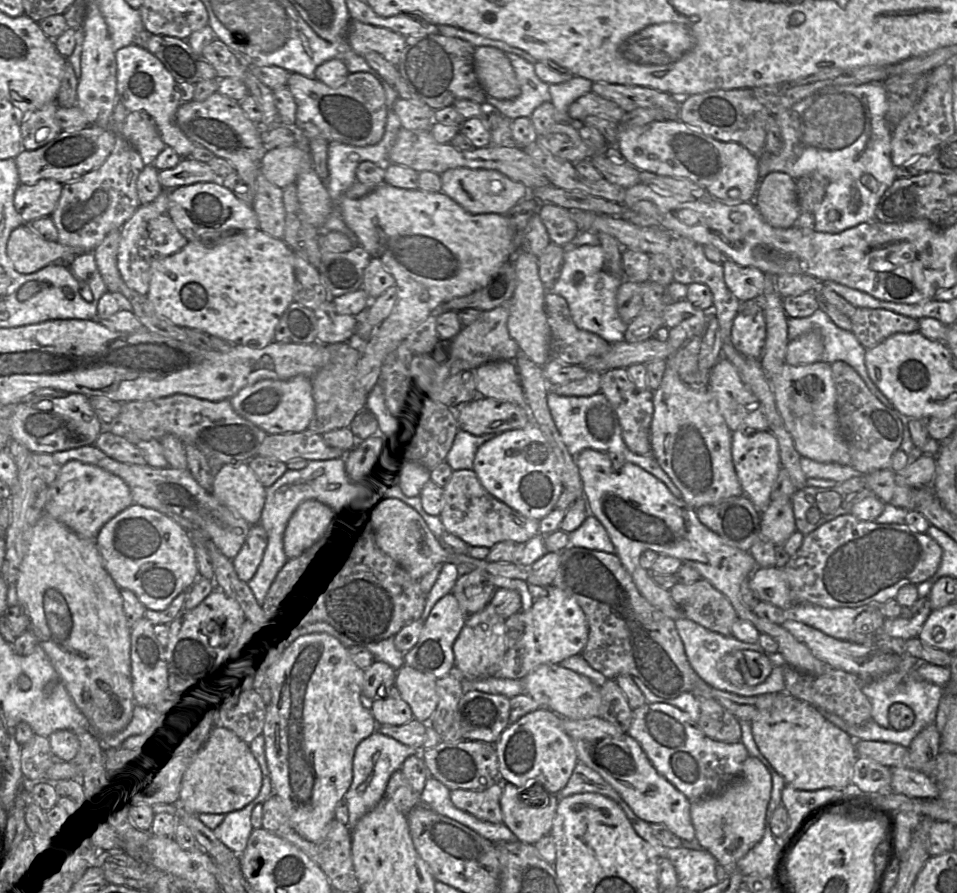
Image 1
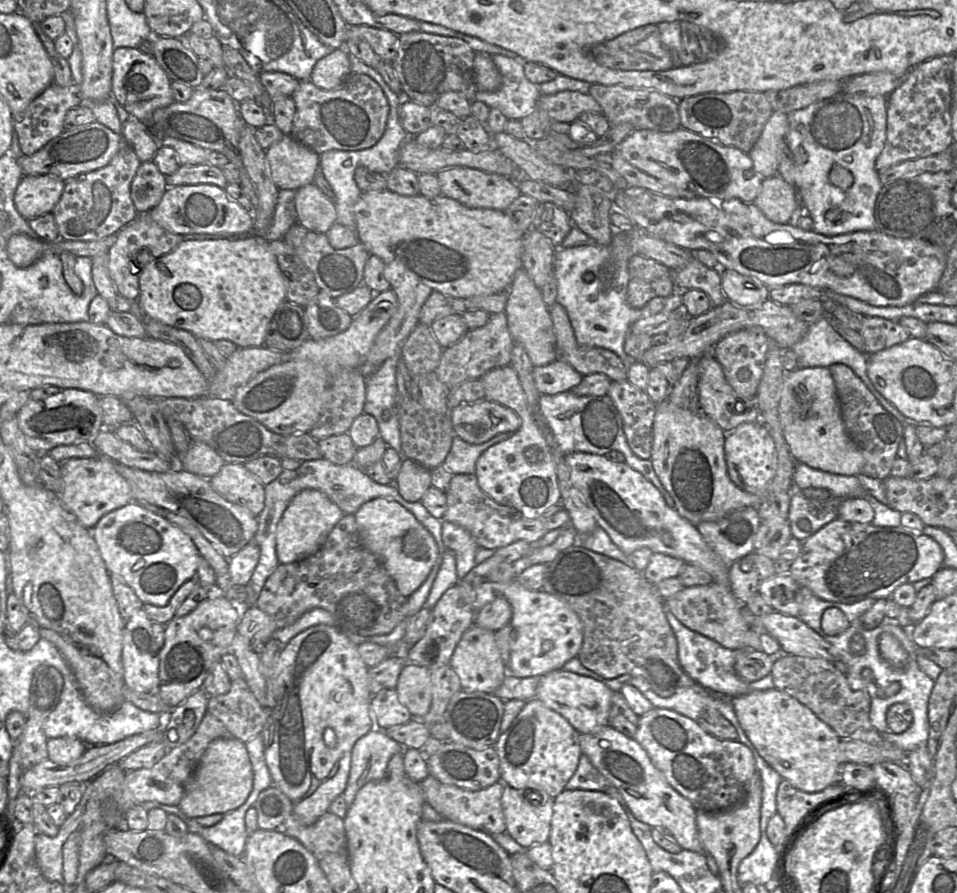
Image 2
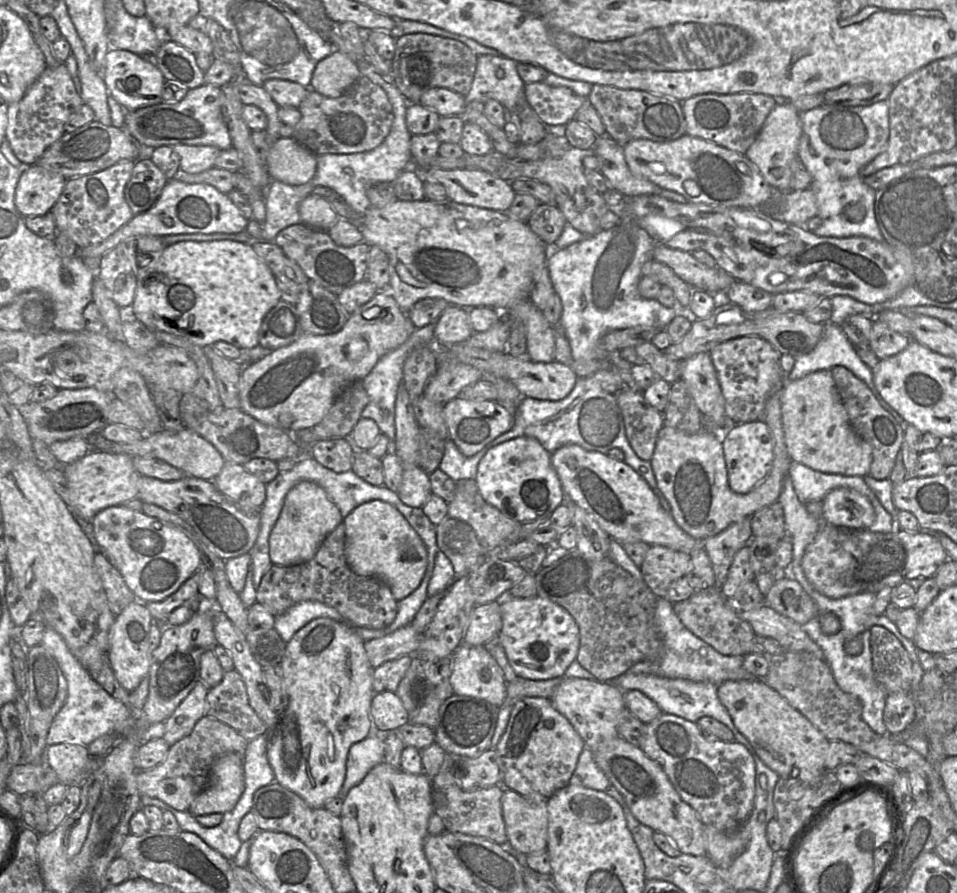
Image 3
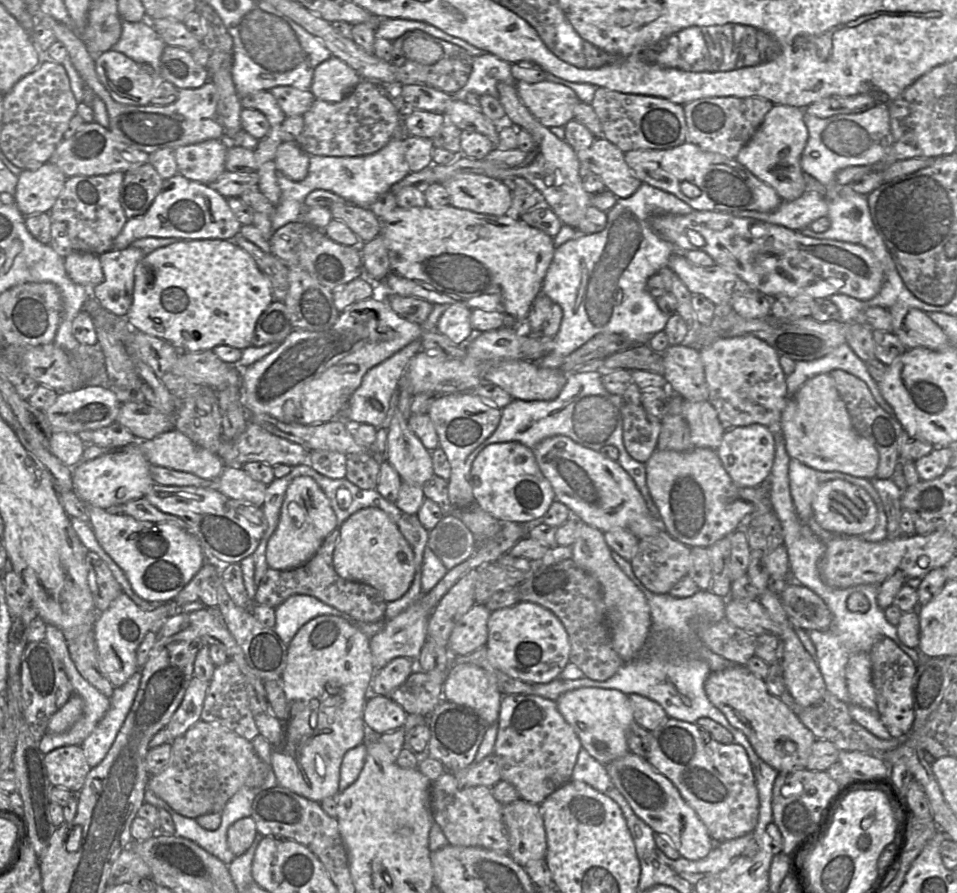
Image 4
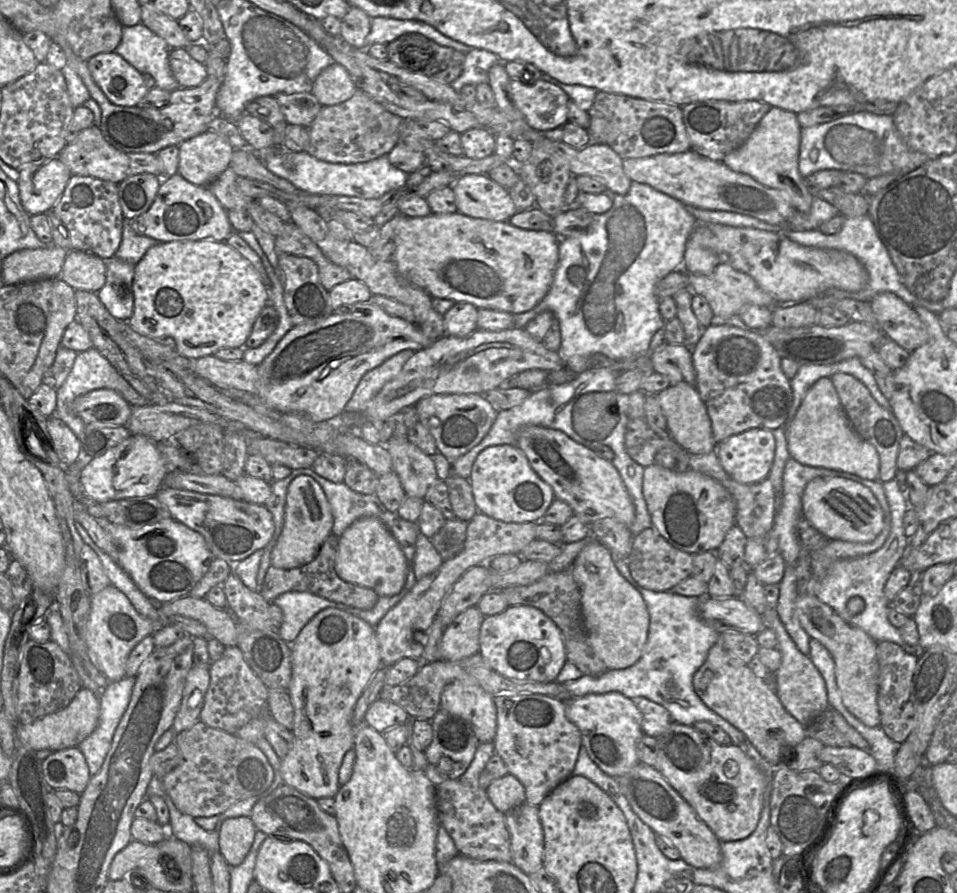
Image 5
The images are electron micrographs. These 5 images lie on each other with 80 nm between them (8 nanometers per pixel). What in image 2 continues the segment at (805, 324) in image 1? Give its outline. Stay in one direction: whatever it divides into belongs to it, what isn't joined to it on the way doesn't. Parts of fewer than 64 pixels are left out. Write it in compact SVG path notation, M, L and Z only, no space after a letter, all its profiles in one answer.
M823 315L816 322L809 324L805 336L791 348L796 354L797 368L809 367L829 367L835 363L841 363L849 366L855 374L861 378L864 384L869 388L879 403L891 414L893 414L903 425L912 424L918 426L919 423L903 415L891 402L881 395L870 380L867 372L868 359L867 354L857 350L847 340L845 340L831 325L831 322Z

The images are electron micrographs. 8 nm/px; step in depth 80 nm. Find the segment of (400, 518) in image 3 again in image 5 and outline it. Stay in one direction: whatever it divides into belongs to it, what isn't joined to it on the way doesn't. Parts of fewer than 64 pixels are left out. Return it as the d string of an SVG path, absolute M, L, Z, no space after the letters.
M366 517L354 522L339 537L335 571L342 580L372 589L379 597L394 596L406 583L408 562L387 527L375 517Z

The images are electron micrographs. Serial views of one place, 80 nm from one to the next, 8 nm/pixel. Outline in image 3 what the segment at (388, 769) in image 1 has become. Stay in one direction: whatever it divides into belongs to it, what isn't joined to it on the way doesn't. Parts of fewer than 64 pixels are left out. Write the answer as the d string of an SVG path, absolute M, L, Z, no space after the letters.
M372 721L370 736L354 743L349 749L346 776L337 797L344 800L349 791L357 786L375 766L384 762L384 754L384 736L377 732Z

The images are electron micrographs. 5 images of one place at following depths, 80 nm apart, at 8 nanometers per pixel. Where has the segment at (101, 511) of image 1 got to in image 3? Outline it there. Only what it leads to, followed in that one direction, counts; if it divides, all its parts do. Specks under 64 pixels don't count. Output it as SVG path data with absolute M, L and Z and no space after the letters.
M91 450L84 457L68 465L62 465L68 484L72 513L76 517L91 521L101 510L139 499L138 482L141 475L136 471L132 459L133 457L127 454Z

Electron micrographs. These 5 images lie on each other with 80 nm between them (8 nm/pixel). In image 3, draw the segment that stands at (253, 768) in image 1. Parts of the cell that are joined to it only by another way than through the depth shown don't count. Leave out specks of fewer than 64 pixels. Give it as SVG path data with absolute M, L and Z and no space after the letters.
M227 753L214 762L207 787L193 800L189 812L197 816L234 809L245 789L244 760L238 753Z

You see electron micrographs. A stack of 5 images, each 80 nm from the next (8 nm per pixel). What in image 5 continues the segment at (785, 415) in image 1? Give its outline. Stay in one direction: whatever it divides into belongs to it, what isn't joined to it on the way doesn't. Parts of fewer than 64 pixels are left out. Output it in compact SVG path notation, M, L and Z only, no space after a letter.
M830 377L820 378L806 392L786 428L786 439L790 458L802 465L843 471L870 481L878 480L878 452L853 429Z

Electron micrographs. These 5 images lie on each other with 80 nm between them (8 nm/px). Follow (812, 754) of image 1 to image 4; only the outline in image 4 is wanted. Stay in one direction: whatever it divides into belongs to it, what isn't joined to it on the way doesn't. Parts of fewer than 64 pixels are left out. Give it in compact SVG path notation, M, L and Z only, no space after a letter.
M746 665L710 672L704 689L710 702L742 731L759 757L778 772L806 769L812 745L817 739L779 698L772 695L763 679L753 674Z

